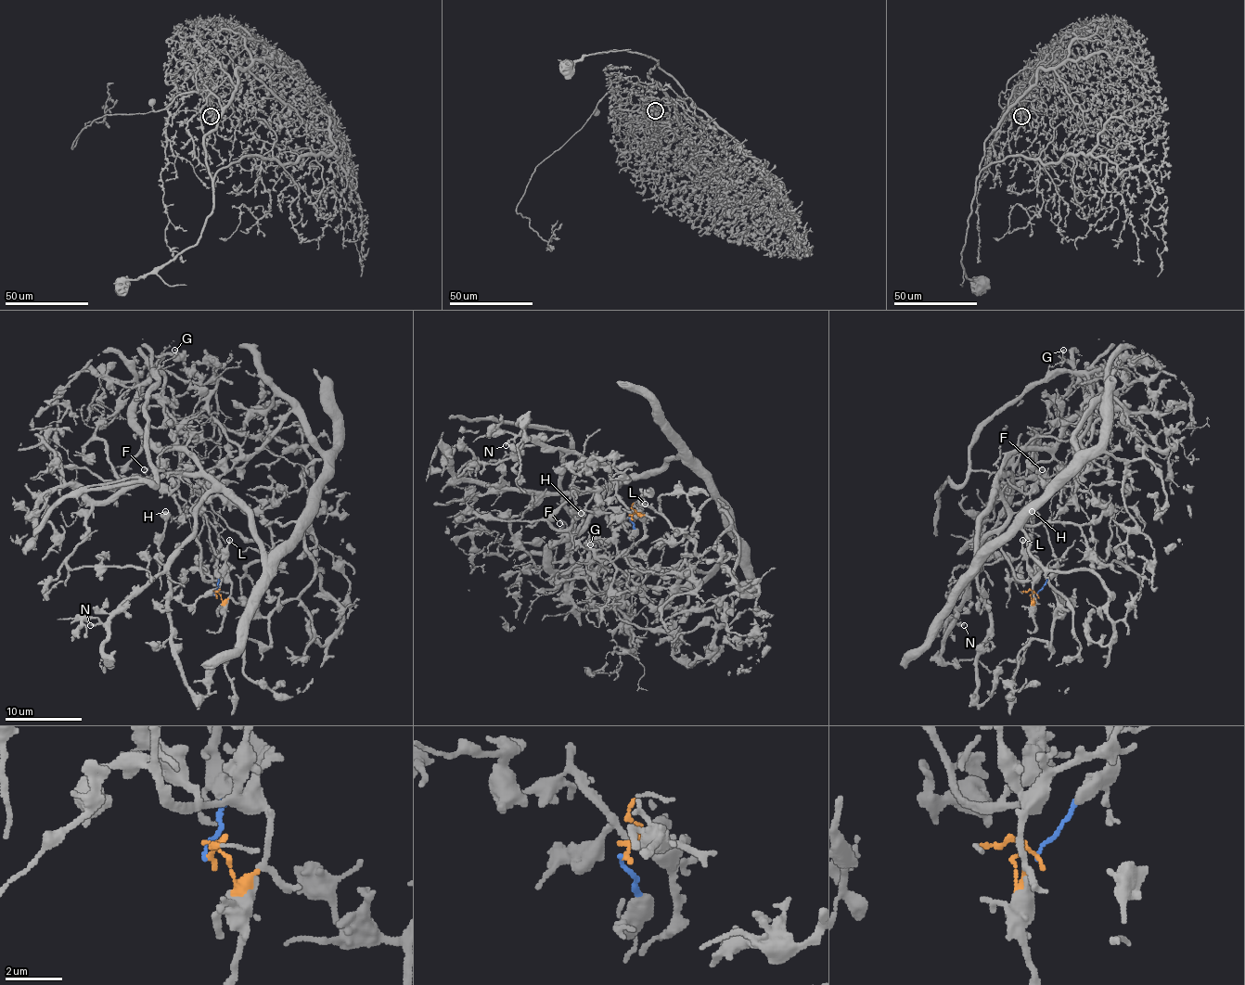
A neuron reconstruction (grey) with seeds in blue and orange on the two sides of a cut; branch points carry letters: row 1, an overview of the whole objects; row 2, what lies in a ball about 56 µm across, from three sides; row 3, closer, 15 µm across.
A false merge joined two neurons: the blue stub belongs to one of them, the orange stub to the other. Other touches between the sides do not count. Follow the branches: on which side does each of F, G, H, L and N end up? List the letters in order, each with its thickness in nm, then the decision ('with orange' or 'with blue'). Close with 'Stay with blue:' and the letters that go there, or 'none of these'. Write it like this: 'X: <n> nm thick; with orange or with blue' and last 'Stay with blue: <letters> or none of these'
F: 120 nm thick; with blue
G: 140 nm thick; with blue
H: 500 nm thick; with orange
L: 190 nm thick; with orange
N: 200 nm thick; with orange
Stay with blue: F, G

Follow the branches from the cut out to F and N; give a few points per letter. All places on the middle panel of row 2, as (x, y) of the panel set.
F: (630, 518), (634, 526), (632, 538), (624, 530), (622, 522), (611, 513), (586, 511), (563, 530), (559, 522)
N: (630, 518), (634, 513), (648, 515), (632, 513), (601, 463), (544, 450), (521, 436), (506, 446)

